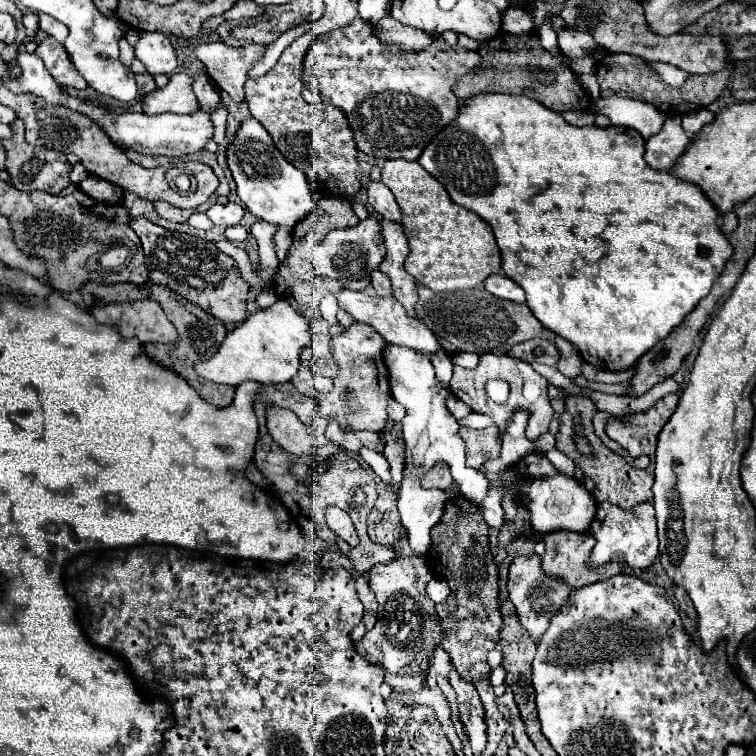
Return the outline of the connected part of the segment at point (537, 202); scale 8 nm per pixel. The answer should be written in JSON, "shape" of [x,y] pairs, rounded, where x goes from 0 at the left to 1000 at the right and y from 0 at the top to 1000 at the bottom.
{"shape":[[[630,126],[611,142],[606,157],[571,184],[571,189],[553,208],[553,216],[590,247],[598,266],[632,282],[640,292],[648,295],[664,335],[667,361],[696,385],[696,403],[704,409],[704,414],[709,414],[720,433],[754,451],[775,480],[799,491],[831,491],[857,462],[884,446],[884,440],[889,440],[889,435],[905,425],[923,398],[937,390],[944,369],[955,361],[960,345],[971,337],[968,321],[950,298],[952,282],[947,271],[937,266],[934,255],[929,255],[923,245],[899,239],[899,234],[889,234],[884,226],[860,224],[852,213],[852,197],[852,181],[833,168],[762,168],[749,163],[741,149],[693,126]]]}

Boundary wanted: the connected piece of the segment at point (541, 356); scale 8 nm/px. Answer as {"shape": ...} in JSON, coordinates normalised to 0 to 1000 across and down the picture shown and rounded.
{"shape":[[[704,448],[704,451],[693,451],[688,456],[680,456],[672,467],[675,472],[683,472],[688,478],[709,478],[709,480],[720,480],[720,483],[735,483],[738,478],[738,464],[733,459],[733,454],[720,451],[720,448]]]}

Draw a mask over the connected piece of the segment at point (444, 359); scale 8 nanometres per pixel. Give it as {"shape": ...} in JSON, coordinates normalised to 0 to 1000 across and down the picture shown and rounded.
{"shape":[[[582,462],[582,467],[571,470],[571,483],[577,488],[577,501],[585,504],[587,512],[595,509],[595,499],[598,499],[598,475],[593,472],[593,467],[587,462]]]}

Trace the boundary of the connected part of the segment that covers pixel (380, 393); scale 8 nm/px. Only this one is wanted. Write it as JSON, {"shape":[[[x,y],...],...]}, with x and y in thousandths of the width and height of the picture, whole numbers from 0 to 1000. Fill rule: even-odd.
{"shape":[[[466,430],[452,443],[444,443],[442,451],[442,478],[447,483],[447,493],[442,499],[442,517],[423,520],[415,515],[415,507],[410,504],[410,459],[402,459],[397,467],[397,488],[392,499],[386,501],[386,509],[394,520],[418,528],[418,554],[415,560],[423,560],[423,565],[431,565],[437,552],[444,552],[450,565],[458,570],[505,570],[513,546],[511,546],[511,530],[516,525],[513,512],[513,491],[505,480],[505,462],[513,454],[489,433],[489,430]]]}

